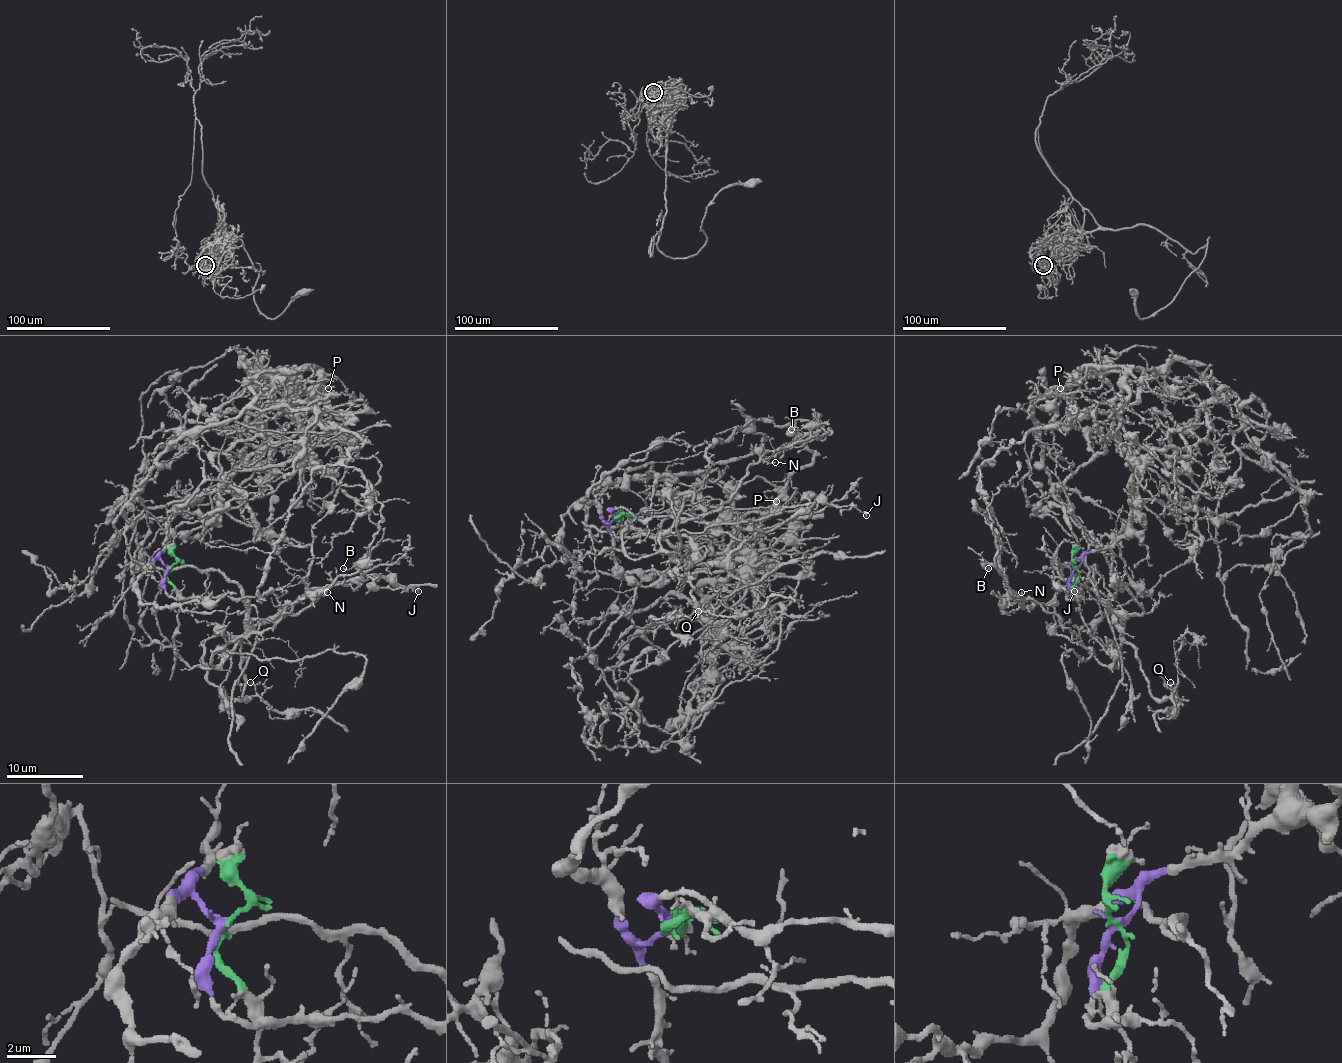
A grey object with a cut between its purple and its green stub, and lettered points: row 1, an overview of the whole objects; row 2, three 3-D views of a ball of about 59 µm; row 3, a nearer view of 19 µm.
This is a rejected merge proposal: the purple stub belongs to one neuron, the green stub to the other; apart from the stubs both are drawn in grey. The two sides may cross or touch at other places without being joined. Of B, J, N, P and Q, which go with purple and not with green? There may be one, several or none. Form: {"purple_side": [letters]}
{"purple_side": ["P"]}

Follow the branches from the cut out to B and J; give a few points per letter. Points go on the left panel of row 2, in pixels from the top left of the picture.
B: (169, 568), (175, 651), (190, 667), (212, 667), (362, 566), (343, 568)
J: (169, 568), (179, 599), (175, 651), (190, 667), (215, 667), (310, 589), (370, 578), (418, 591)

